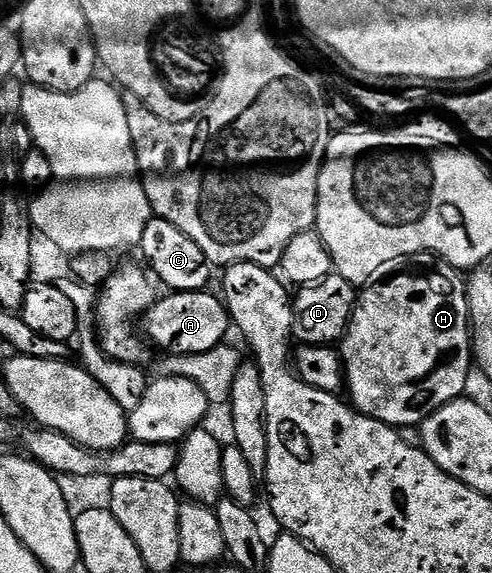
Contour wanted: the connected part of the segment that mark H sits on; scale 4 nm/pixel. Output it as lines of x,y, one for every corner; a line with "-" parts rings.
438,260
433,264
437,265
431,266
430,269
421,269
418,273
397,273
394,277
387,278
386,281
377,279
368,287
362,288
357,303
353,307
353,318
349,320
349,327
345,330
345,336
339,342
341,364
345,366
345,384
347,394
349,393
350,397
348,400
358,413
364,417
374,417
385,425
394,427
402,425
420,426
421,422
426,421
432,413
439,411
439,407
458,400
465,392
464,384
467,383
467,375
475,361
471,348
471,322
466,278
445,261

